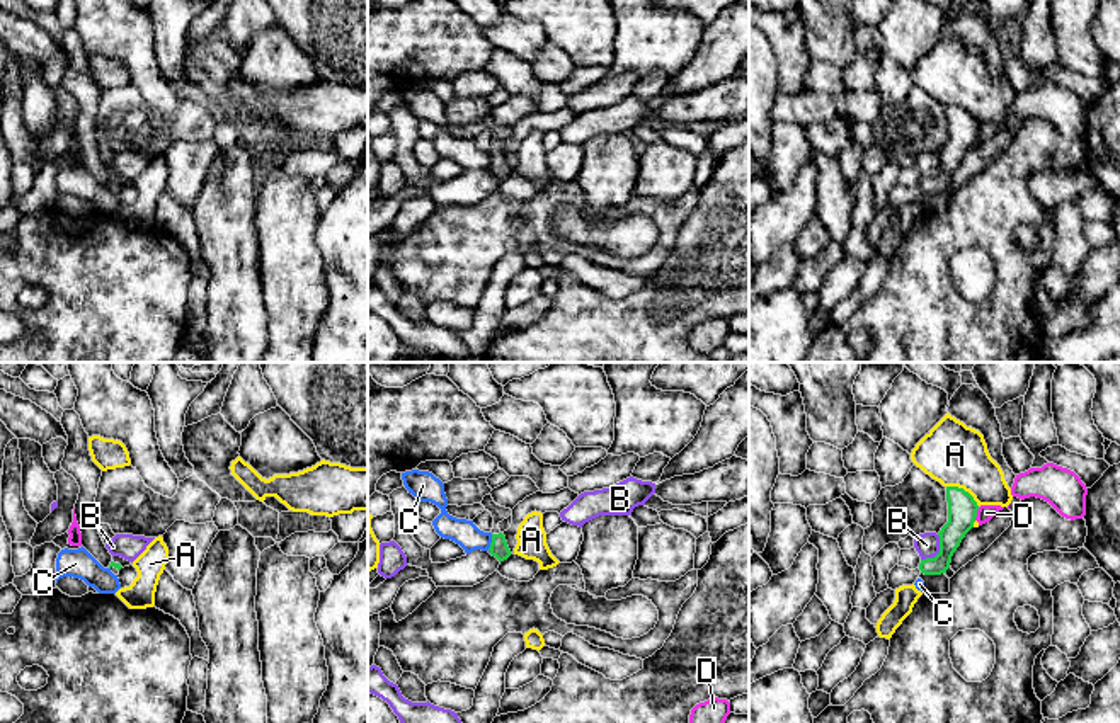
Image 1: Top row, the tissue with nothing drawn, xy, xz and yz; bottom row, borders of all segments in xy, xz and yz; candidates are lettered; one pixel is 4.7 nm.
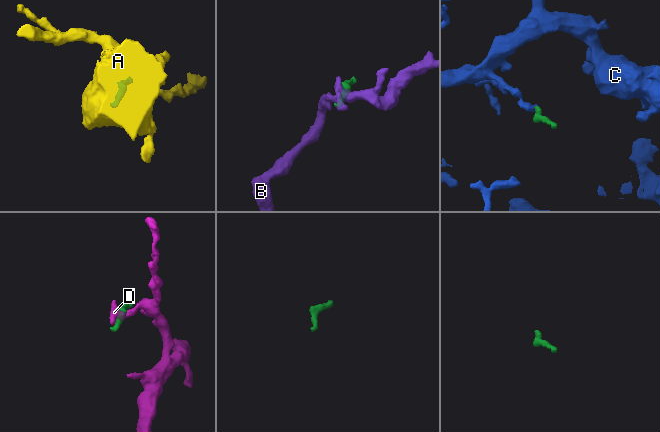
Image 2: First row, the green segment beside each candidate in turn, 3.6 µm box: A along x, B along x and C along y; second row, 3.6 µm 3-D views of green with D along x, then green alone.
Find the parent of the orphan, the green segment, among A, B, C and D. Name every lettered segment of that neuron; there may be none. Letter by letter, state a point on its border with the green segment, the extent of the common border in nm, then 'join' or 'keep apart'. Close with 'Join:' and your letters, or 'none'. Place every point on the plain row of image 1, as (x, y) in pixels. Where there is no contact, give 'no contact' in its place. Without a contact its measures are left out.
A: yz (962, 108) | 190 nm | keep apart
B: yz (940, 170) | 150 nm | keep apart
C: xz (492, 160) | 80 nm | keep apart
D: yz (976, 133) | 70 nm | keep apart
Join: none

